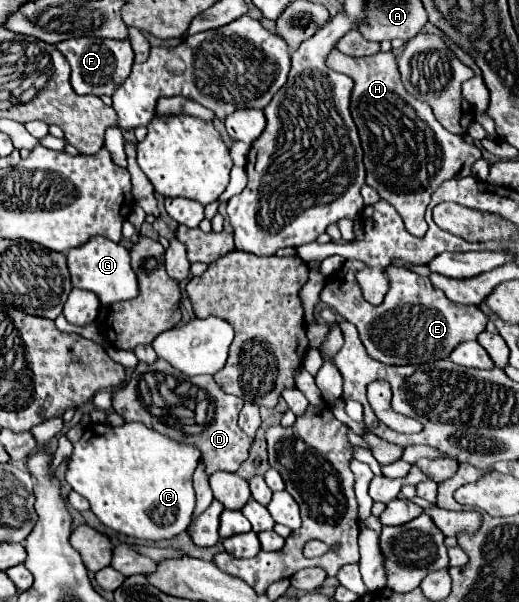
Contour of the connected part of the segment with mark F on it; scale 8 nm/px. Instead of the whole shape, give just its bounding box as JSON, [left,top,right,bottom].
[55,37,133,95]

